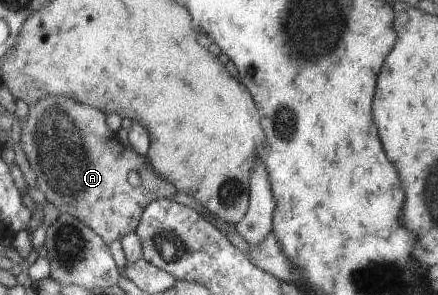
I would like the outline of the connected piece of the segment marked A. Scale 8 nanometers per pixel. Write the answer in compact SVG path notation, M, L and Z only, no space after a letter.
M48 95L29 107L19 144L37 175L38 189L47 201L59 209L60 214L74 215L90 225L109 245L136 231L145 208L154 199L176 194L178 190L171 181L163 181L161 178L165 177L161 177L153 167L152 171L147 167L147 157L139 155L133 147L123 147L117 132L109 127L108 114L67 95Z

